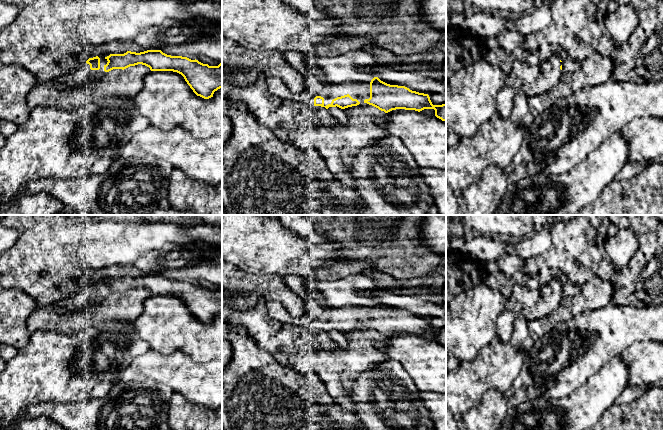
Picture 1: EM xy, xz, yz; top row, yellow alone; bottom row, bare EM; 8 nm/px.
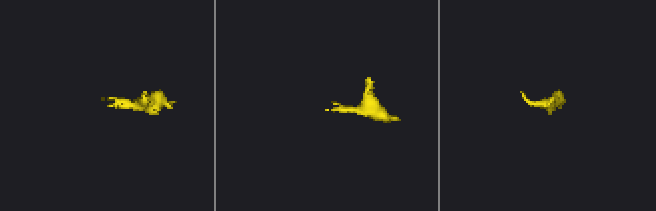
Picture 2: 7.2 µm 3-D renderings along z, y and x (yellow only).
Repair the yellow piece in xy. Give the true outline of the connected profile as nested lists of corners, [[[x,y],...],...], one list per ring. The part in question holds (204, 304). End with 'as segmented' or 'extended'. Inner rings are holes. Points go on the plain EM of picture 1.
[[[147,274],[136,277],[110,278],[105,282],[89,282],[85,288],[68,298],[53,304],[63,312],[85,311],[87,308],[101,306],[113,293],[126,293],[138,288],[145,289],[151,295],[173,295],[181,298],[193,316],[204,323],[213,321],[222,312],[222,287],[209,290],[198,284],[182,280],[171,280],[161,274]]]; extended

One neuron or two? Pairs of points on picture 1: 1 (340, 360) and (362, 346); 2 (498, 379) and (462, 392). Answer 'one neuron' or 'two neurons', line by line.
1: one neuron
2: one neuron

